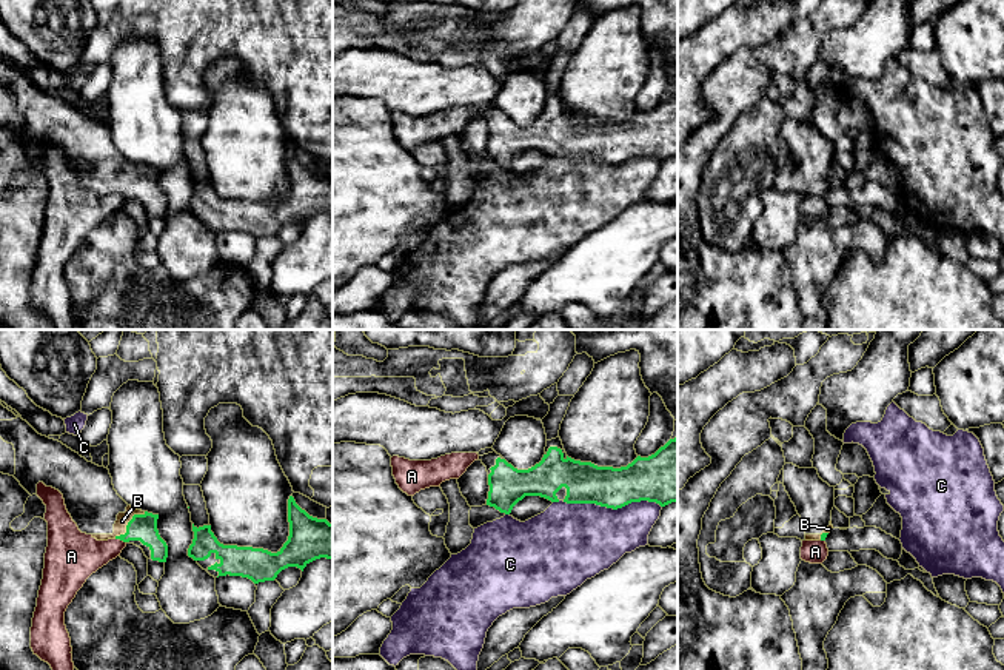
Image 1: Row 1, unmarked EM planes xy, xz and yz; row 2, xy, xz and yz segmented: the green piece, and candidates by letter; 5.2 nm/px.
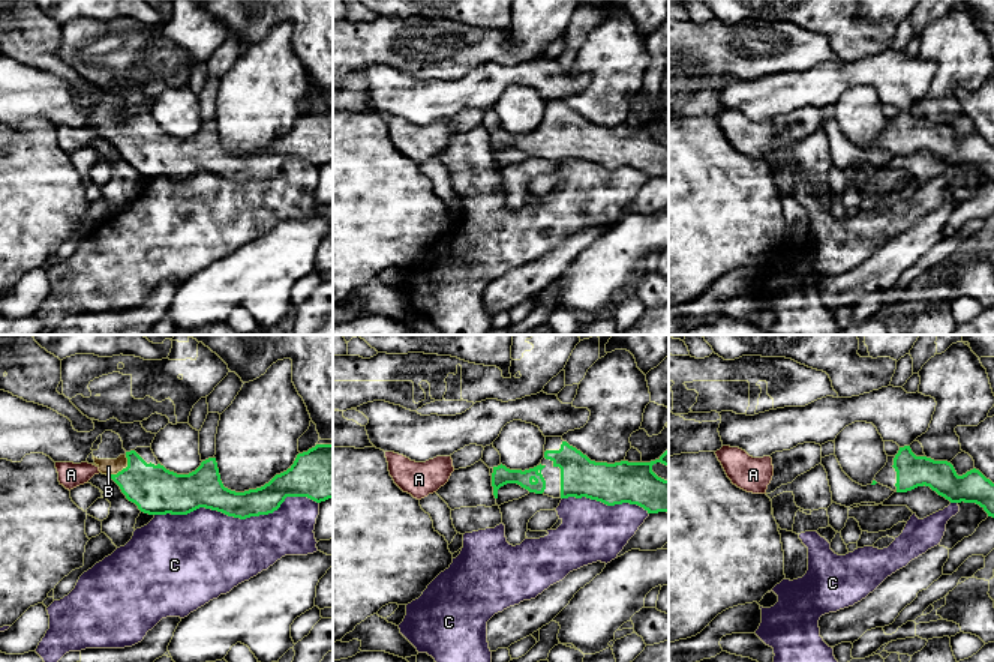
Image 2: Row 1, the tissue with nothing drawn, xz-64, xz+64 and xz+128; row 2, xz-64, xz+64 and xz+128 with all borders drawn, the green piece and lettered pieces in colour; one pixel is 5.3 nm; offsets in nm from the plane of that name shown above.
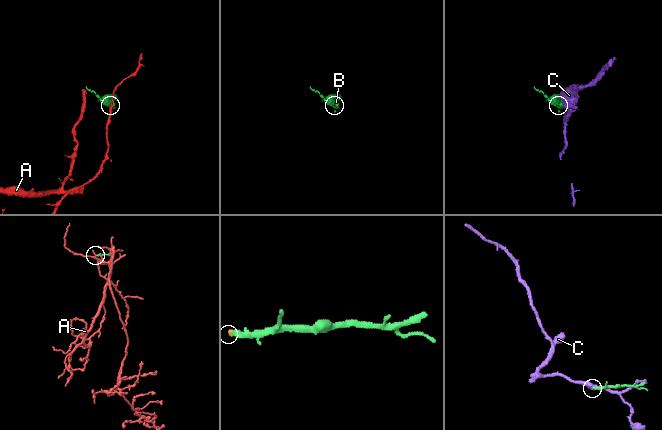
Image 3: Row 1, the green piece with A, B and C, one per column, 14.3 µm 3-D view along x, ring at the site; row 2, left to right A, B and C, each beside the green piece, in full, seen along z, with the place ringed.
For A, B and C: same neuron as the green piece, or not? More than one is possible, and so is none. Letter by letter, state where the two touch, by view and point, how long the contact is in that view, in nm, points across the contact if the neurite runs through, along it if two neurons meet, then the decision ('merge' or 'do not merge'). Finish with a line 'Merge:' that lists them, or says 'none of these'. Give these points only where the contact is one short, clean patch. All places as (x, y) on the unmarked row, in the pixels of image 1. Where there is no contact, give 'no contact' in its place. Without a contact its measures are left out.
A: contact xy (120, 194); length 60 nm; border xy (116, 193), (125, 197); do not merge
B: contact xy (128, 179); length 220 nm; merge
C: contact xz (612, 162); length 500 nm; do not merge
Merge: B

